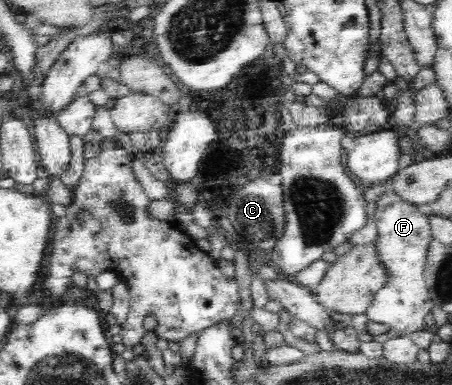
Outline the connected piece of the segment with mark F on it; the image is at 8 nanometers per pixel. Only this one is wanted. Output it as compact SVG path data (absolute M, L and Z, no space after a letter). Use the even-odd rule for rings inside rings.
M394 190L379 194L372 218L379 234L376 248L380 252L381 261L387 265L391 278L389 284L375 294L372 306L366 313L369 322L387 326L389 336L402 337L424 330L425 316L431 313L433 304L424 281L424 268L432 242L430 218L421 215L417 204L403 200Z

